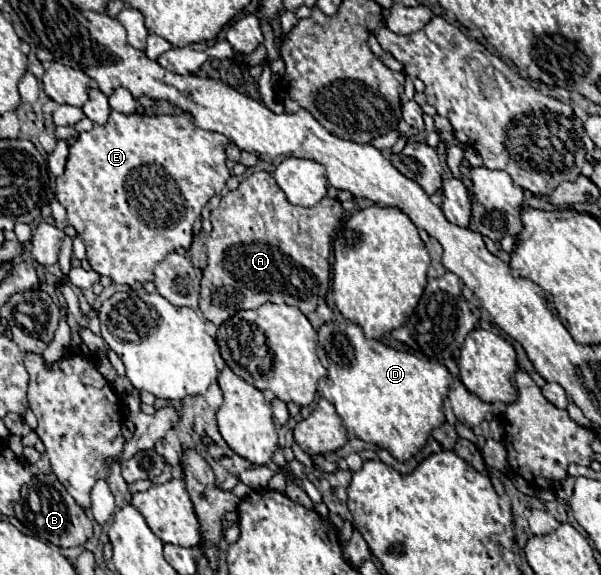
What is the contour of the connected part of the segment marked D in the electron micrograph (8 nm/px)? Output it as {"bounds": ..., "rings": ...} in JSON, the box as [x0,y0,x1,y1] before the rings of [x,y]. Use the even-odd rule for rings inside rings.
{"bounds":[312,321,452,461],"rings":[[[352,321],[312,323],[318,331],[318,357],[328,369],[328,375],[318,381],[318,395],[336,407],[348,433],[390,449],[398,461],[408,461],[422,449],[430,431],[444,423],[442,399],[452,383],[448,369],[424,355],[398,351],[378,339],[366,339]]]}

